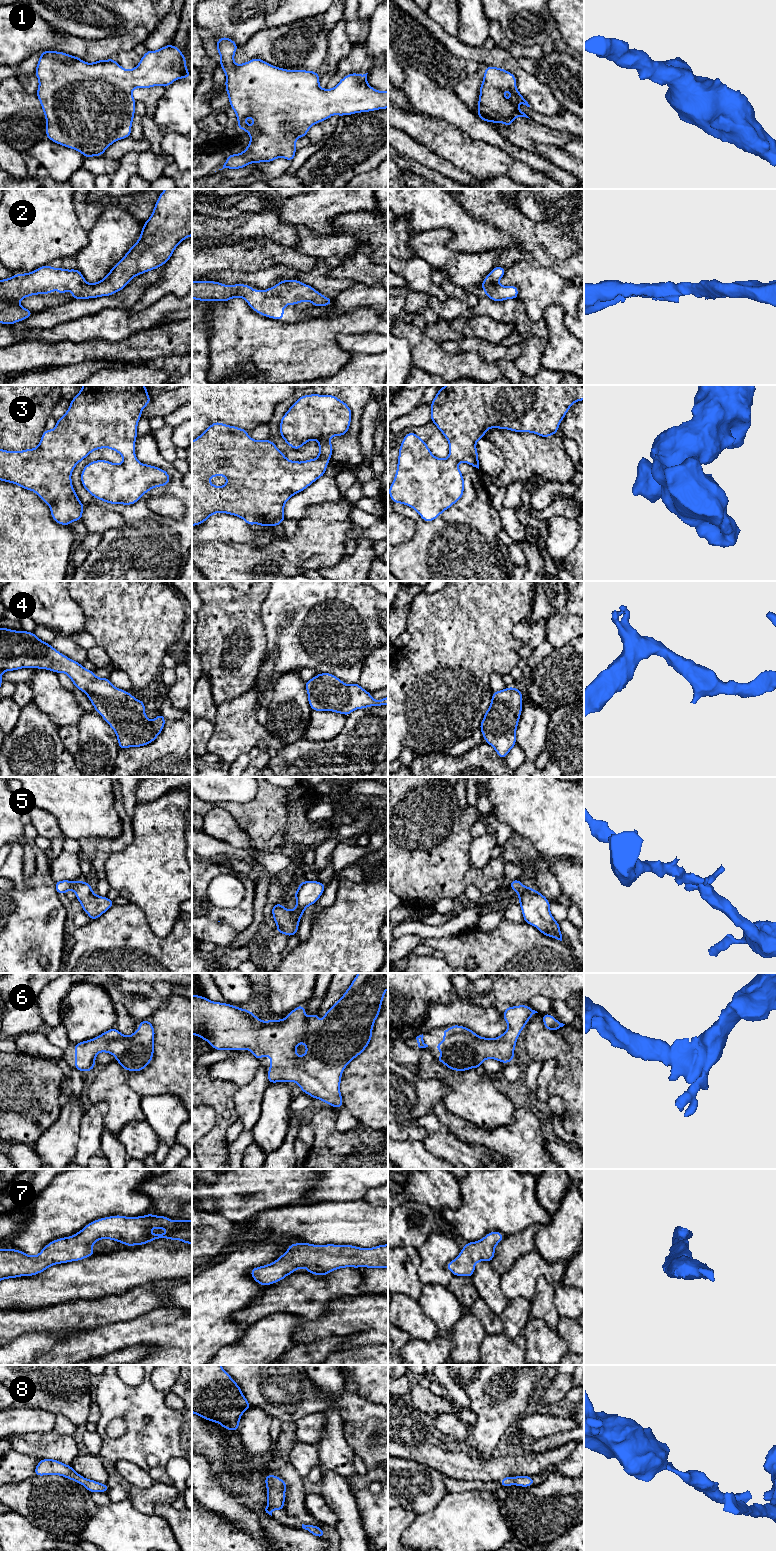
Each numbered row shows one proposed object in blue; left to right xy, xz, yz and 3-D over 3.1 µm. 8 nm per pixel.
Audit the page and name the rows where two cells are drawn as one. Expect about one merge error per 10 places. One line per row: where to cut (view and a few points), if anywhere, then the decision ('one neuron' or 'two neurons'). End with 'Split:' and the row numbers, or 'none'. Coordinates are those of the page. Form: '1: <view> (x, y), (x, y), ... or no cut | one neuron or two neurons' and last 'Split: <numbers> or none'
1: no cut | one neuron
2: no cut | one neuron
3: no cut | one neuron
4: no cut | one neuron
5: no cut | one neuron
6: no cut | one neuron
7: no cut | one neuron
8: no cut | one neuron
Split: none

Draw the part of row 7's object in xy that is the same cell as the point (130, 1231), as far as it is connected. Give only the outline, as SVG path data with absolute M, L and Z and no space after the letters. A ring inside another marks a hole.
M151 1213L138 1217L104 1217L87 1224L73 1236L58 1238L48 1243L36 1256L17 1249L0 1249L0 1280L33 1276L50 1266L93 1256L95 1252L92 1245L101 1239L111 1239L126 1246L135 1246L165 1238L192 1244L192 1220L172 1221L166 1216ZM152 1228L167 1228L169 1231L152 1235Z

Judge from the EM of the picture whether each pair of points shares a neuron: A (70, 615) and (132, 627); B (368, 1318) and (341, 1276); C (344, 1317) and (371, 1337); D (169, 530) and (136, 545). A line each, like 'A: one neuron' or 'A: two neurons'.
A: two neurons
B: two neurons
C: one neuron
D: one neuron

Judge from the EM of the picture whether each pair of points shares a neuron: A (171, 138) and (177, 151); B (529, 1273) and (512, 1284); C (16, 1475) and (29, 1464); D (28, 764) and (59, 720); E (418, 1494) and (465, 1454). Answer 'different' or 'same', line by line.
A: same
B: same
C: same
D: different
E: different

